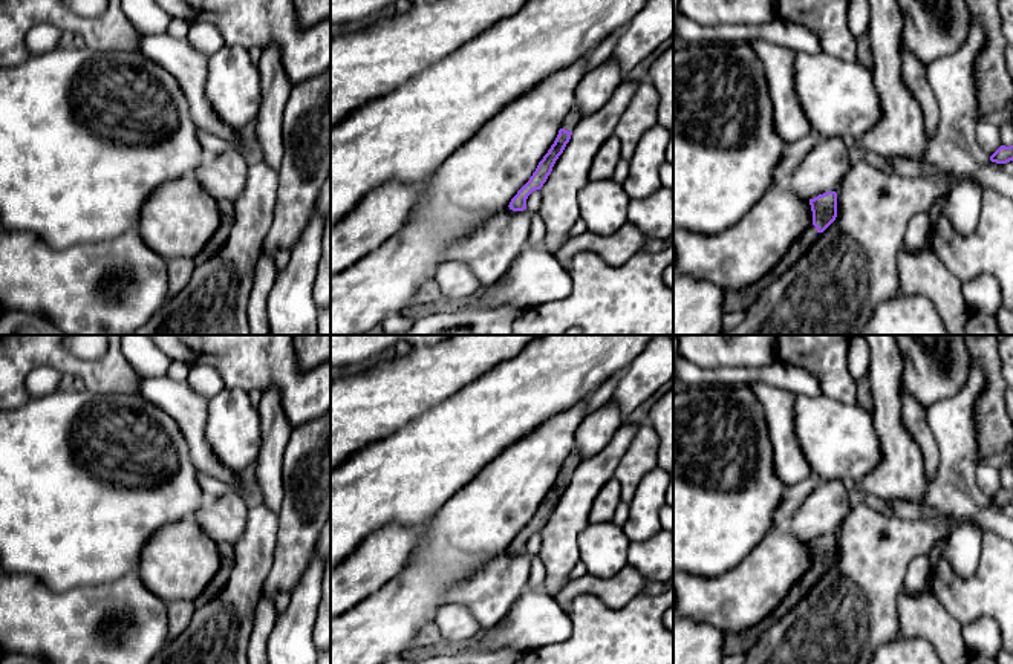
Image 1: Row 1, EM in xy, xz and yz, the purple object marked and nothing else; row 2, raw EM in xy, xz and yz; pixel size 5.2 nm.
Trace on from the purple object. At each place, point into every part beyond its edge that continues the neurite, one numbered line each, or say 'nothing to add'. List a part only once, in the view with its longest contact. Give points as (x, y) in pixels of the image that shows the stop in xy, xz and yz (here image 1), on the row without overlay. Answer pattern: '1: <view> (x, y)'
1: xz (573, 461)

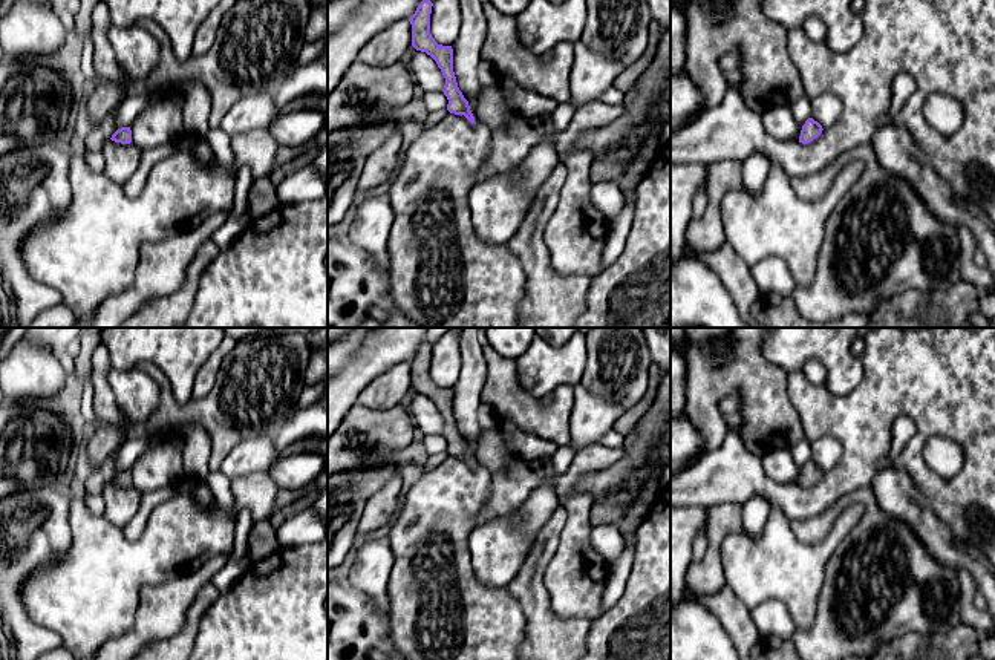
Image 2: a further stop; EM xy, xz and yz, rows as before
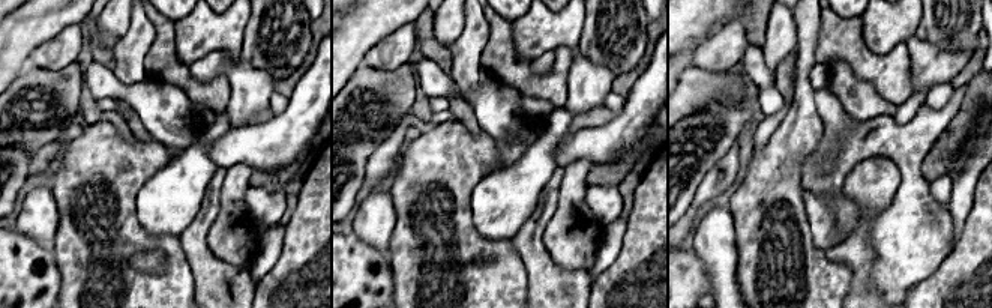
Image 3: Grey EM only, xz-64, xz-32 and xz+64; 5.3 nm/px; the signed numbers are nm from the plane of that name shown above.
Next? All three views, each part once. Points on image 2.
nothing to add

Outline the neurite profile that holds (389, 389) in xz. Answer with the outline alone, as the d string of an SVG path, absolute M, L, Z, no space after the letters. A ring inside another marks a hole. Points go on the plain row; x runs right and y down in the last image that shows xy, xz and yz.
M407 361L392 366L378 375L358 395L357 404L374 410L389 410L403 404L412 390L412 368Z

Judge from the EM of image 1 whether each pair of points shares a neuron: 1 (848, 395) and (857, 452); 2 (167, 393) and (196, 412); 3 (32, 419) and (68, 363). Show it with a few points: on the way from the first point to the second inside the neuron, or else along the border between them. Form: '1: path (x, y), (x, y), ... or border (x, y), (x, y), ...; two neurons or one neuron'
1: border (822, 395), (843, 403), (854, 403); two neurons
2: path (175, 398), (188, 409); one neuron
3: border (32, 398), (16, 409); two neurons

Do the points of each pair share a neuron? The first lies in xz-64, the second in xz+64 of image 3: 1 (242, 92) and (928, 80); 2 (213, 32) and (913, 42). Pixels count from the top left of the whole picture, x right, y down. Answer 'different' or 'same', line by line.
1: same
2: different

